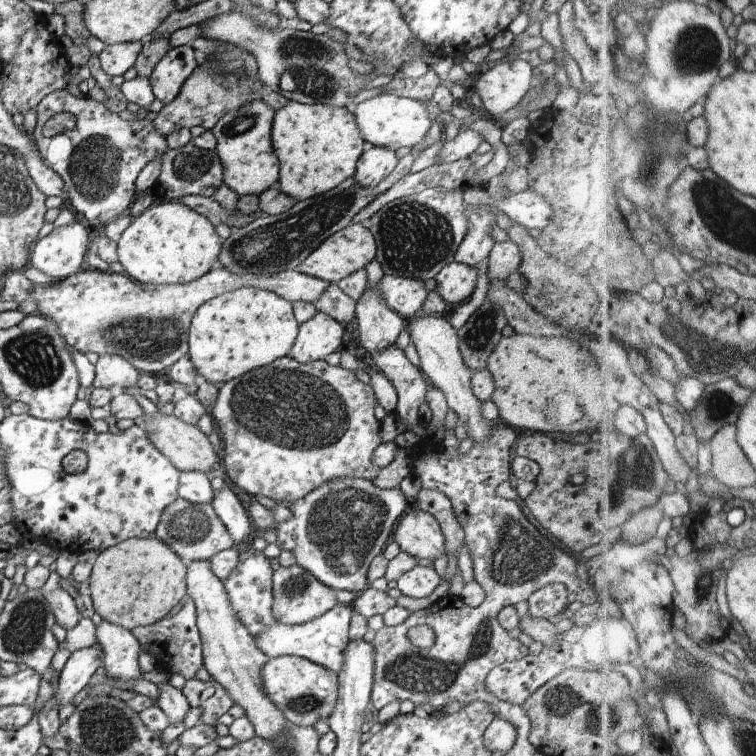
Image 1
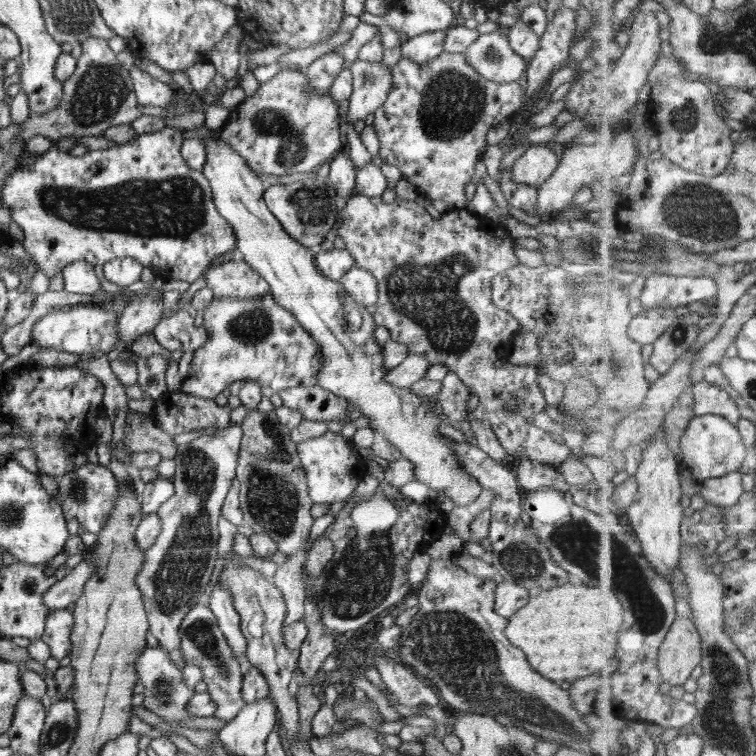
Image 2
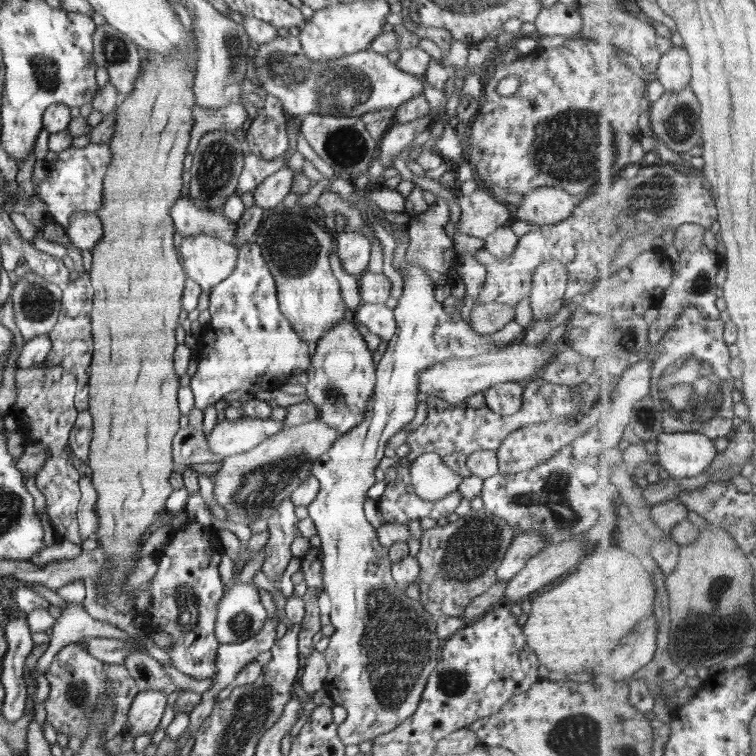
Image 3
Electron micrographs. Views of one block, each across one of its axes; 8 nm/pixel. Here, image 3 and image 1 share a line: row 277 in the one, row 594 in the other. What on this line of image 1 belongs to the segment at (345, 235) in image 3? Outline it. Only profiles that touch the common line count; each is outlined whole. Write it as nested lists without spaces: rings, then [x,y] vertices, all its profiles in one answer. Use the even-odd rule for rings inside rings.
[[[337,479],[314,490],[295,504],[288,505],[294,518],[276,526],[277,544],[281,550],[294,553],[297,564],[325,586],[334,591],[345,590],[358,596],[369,588],[367,575],[370,564],[387,548],[399,521],[409,507],[399,486],[391,490],[381,490],[372,481]]]

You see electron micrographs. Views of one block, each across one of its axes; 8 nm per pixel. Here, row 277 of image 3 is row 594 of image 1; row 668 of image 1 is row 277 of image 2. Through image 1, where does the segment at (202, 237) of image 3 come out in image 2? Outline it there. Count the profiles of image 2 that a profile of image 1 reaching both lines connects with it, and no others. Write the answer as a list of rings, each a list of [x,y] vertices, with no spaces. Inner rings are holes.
[[[240,258],[224,262],[214,268],[208,268],[205,277],[206,287],[212,290],[216,299],[234,298],[240,299],[240,301],[250,301],[250,299],[258,299],[269,292],[268,282]]]

